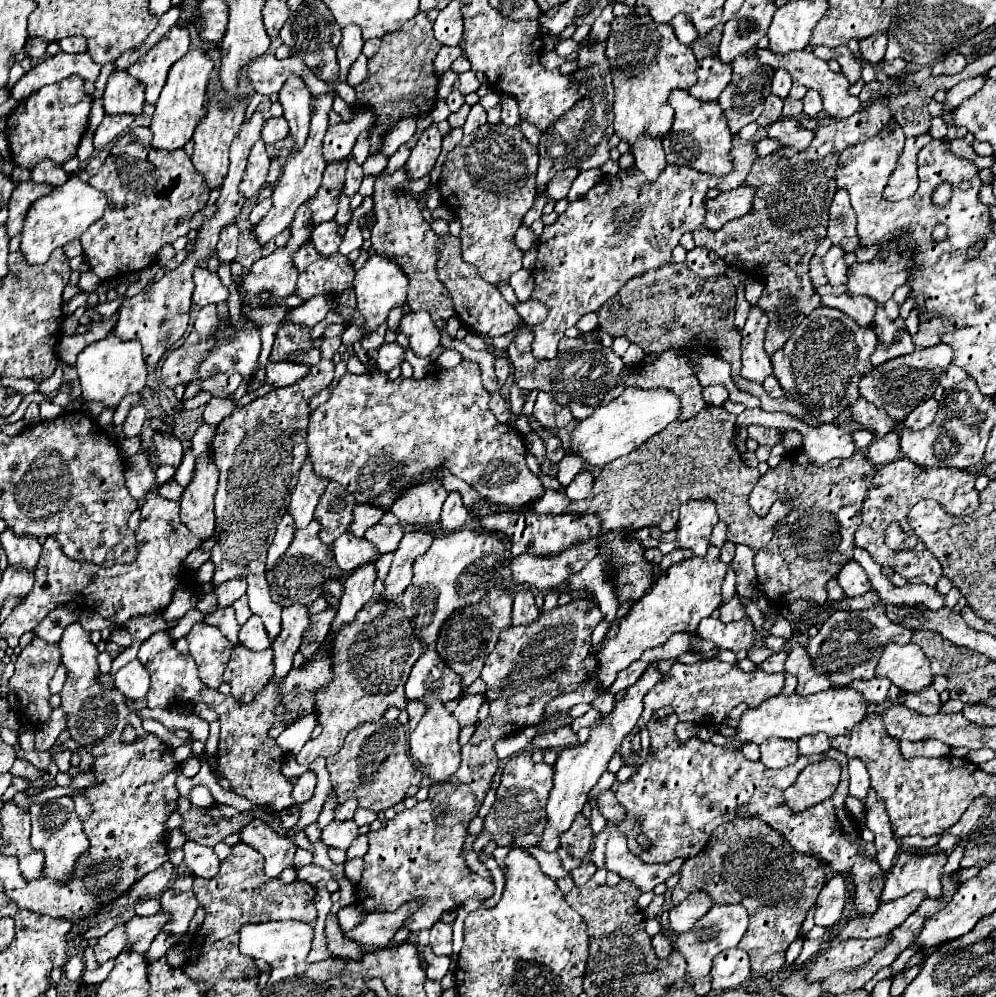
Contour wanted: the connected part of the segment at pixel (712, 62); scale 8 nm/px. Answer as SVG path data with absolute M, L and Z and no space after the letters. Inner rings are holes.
M702 58L698 60L696 76L698 82L692 86L690 94L698 100L718 100L720 92L726 88L726 82L730 82L732 66L724 64L720 58Z

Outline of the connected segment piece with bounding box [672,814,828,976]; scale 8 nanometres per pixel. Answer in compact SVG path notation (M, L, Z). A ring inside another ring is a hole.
M752 814L718 826L708 846L710 854L692 856L682 864L680 880L672 888L672 902L680 904L692 892L706 892L714 904L744 904L750 924L738 946L748 952L752 974L780 972L786 948L800 934L804 916L826 882L828 864L796 852L776 830Z

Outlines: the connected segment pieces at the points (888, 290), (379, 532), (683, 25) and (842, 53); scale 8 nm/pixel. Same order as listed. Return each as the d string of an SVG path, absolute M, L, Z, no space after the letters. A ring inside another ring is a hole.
M890 244L886 258L874 258L868 264L852 264L848 268L848 294L870 296L878 304L886 304L894 290L906 284L908 270L914 266L908 252Z
M374 524L372 528L368 528L368 532L364 534L364 538L374 544L378 548L378 552L386 554L386 552L394 552L398 548L398 542L404 534L402 524L396 526L384 526L384 524Z
M684 14L674 16L674 18L670 20L670 26L674 28L674 32L676 32L676 36L680 38L682 44L690 44L692 40L698 38L698 32L696 32L694 24L692 24L692 22L688 20L688 16L684 16Z
M816 46L816 48L812 48L812 54L816 54L822 60L838 60L838 64L842 66L842 70L850 68L850 74L846 74L850 78L850 82L856 82L860 78L860 64L862 62L852 56L852 52L848 50L848 46L840 46L840 48Z

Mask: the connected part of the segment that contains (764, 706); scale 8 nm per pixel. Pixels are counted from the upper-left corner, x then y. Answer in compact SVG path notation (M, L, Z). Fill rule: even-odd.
M830 688L812 696L774 696L764 700L758 708L750 708L742 714L742 720L738 724L736 738L740 742L754 742L762 744L764 740L776 736L786 740L798 740L806 734L818 734L826 732L830 738L838 734L848 734L860 720L864 720L868 712L868 704L864 704L864 696L860 692L854 692L852 688Z

